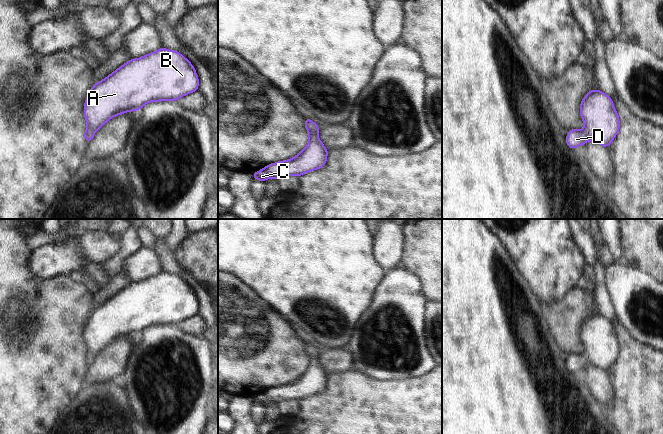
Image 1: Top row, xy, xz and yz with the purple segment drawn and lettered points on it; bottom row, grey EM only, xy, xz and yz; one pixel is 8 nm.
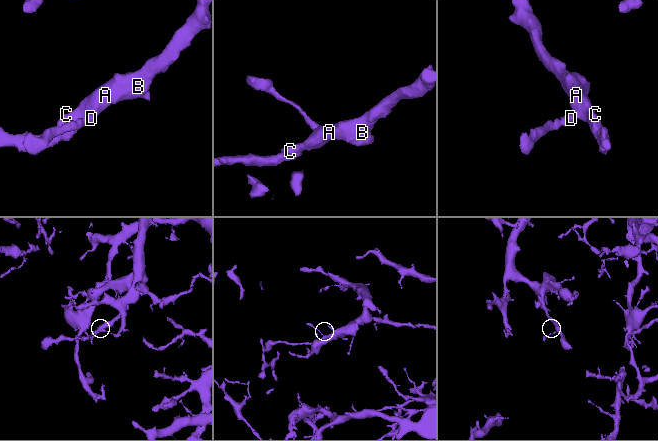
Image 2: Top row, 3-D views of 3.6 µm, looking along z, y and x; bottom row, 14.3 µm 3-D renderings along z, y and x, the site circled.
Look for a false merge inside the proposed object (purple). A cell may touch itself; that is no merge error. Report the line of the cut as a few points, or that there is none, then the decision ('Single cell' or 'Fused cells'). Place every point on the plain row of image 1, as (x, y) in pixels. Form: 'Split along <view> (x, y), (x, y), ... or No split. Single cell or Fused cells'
No split. Single cell

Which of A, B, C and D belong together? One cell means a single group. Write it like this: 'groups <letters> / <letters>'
groups A B C D

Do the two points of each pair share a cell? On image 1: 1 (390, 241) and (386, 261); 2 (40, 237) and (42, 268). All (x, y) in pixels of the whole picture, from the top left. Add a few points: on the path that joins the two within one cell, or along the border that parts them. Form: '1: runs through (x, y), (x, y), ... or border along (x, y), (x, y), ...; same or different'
1: runs through (388, 246), (387, 256); same
2: border along (56, 244), (38, 246), (32, 251); different

